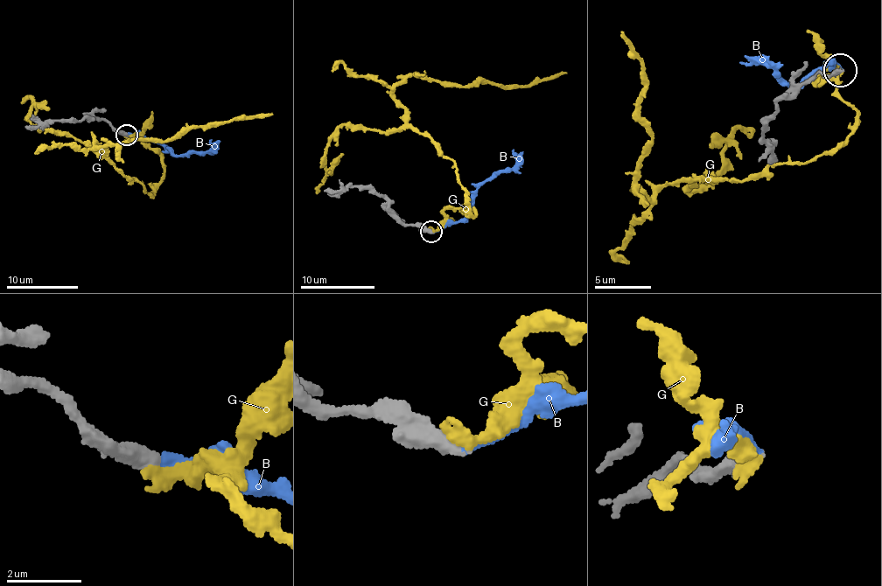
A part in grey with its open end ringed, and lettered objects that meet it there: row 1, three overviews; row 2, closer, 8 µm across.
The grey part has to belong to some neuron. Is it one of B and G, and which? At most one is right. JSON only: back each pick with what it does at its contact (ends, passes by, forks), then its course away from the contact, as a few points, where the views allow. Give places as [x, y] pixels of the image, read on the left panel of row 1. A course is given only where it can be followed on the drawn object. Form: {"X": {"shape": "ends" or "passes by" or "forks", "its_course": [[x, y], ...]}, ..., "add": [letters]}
{"B": {"shape": "ends", "its_course": [[126, 135], [151, 139], [178, 156], [210, 149], [220, 140]]}, "add": ["B"]}

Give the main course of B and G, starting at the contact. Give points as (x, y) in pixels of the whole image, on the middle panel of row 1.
B: (430, 232), (458, 224), (468, 212), (472, 196), (484, 182), (504, 173), (522, 153)
G: (430, 230), (445, 210), (475, 211), (456, 164), (408, 122), (395, 84), (413, 74), (533, 85), (566, 72)

